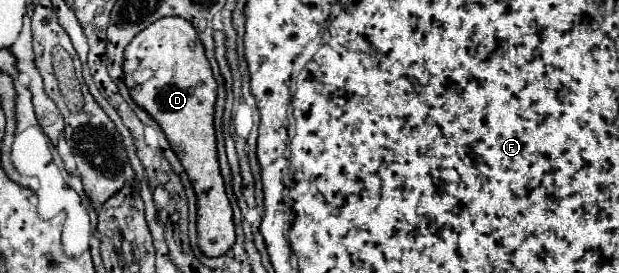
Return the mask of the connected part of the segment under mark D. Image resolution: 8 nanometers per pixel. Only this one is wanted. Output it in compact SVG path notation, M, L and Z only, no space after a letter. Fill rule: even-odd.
M164 17L140 31L124 51L124 83L132 99L162 127L194 185L198 197L198 247L208 257L224 255L234 245L236 231L216 151L216 79L194 25L182 17ZM138 69L150 69L152 77L136 83L134 71Z

